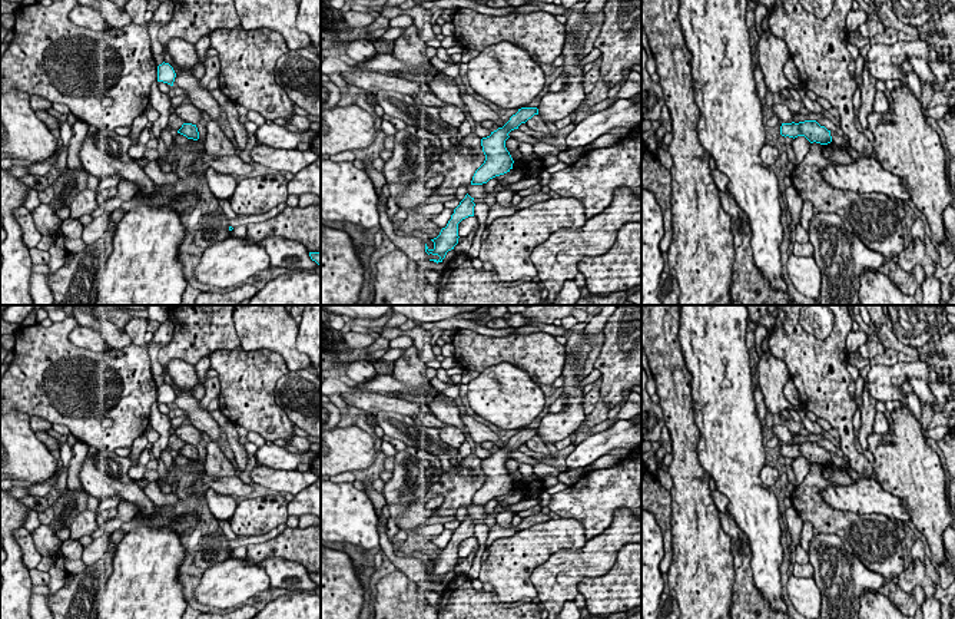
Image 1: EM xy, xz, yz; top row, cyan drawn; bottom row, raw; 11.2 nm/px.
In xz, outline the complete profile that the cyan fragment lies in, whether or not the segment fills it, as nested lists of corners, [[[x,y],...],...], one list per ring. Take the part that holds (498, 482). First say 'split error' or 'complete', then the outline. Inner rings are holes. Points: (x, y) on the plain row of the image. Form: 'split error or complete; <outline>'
complete; [[[521,428],[510,441],[490,457],[481,460],[483,473],[485,476],[484,484],[475,491],[471,506],[483,506],[490,500],[504,496],[513,490],[513,479],[505,469],[508,454],[518,450],[521,444],[525,444],[534,436],[538,436],[537,428]]]

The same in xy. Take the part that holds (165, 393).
complete; [[[163,383],[162,385],[157,387],[157,403],[163,403],[173,407],[175,398],[176,394],[169,384]]]

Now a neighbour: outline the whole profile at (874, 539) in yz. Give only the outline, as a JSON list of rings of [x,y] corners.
[[[810,464],[803,481],[793,490],[790,500],[802,522],[809,522],[813,534],[836,534],[849,555],[858,557],[869,570],[892,582],[903,569],[903,550],[898,526],[885,514],[856,514],[836,510],[826,504],[820,491],[830,486],[853,484],[853,479],[842,470],[832,470],[830,479],[822,477],[825,466]]]

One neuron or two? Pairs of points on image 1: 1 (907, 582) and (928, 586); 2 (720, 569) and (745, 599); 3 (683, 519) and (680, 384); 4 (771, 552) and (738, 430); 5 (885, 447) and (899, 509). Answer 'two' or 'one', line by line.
1: one
2: two
3: one
4: one
5: two

